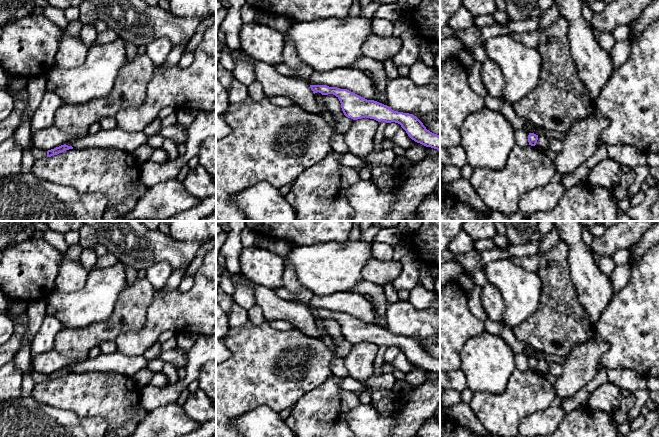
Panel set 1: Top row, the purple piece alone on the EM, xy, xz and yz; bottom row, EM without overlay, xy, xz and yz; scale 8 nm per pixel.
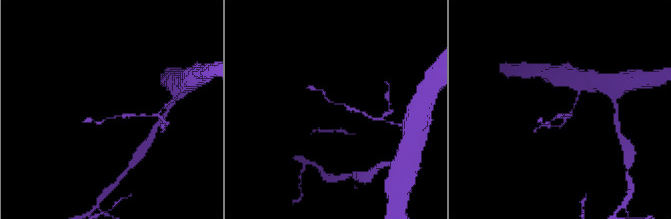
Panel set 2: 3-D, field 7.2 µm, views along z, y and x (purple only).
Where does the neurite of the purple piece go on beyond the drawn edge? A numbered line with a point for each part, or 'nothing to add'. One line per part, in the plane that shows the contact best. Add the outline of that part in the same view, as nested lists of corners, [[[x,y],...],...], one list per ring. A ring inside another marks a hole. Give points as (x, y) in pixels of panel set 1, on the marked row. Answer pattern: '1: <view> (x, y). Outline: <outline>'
nothing to add

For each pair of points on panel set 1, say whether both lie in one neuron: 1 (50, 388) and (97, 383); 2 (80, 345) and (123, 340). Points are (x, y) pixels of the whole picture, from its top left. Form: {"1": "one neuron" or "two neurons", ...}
{"1": "one neuron", "2": "two neurons"}

